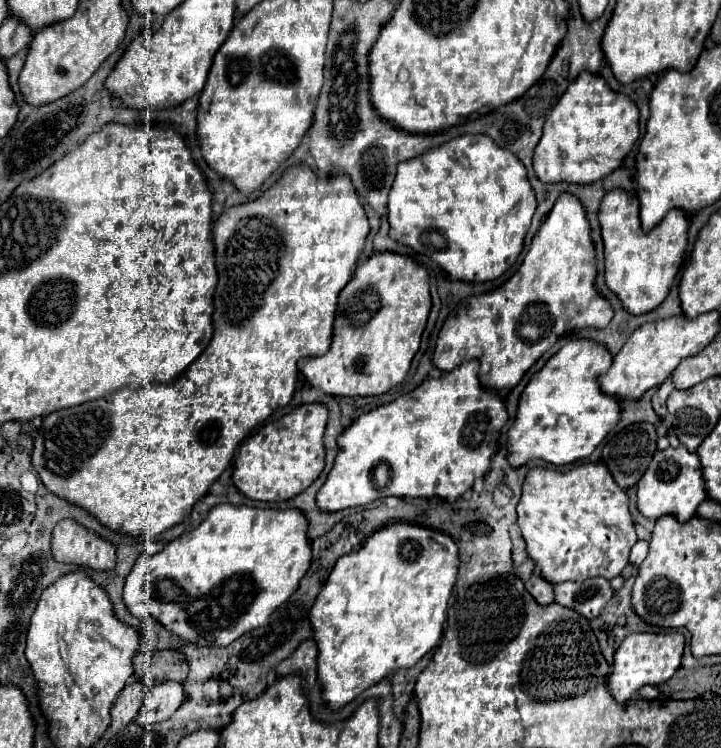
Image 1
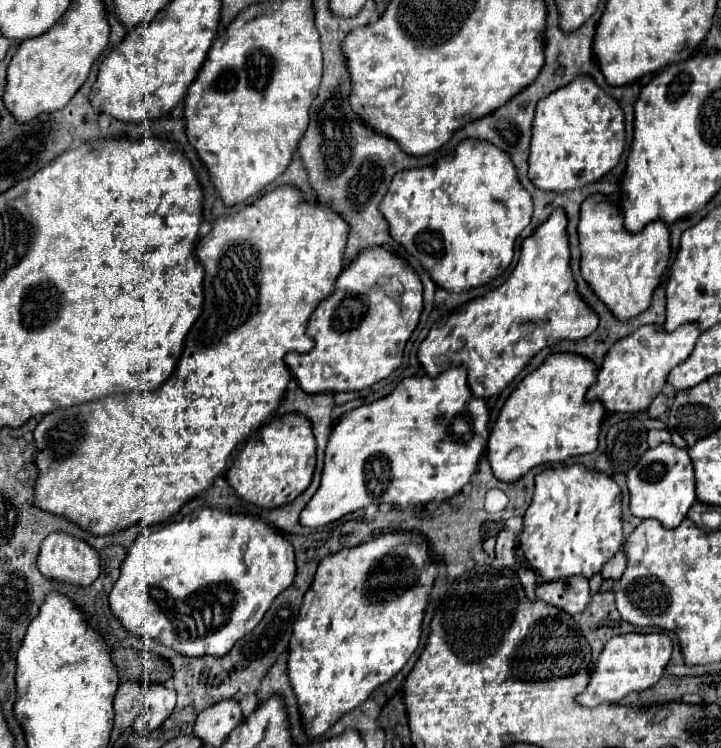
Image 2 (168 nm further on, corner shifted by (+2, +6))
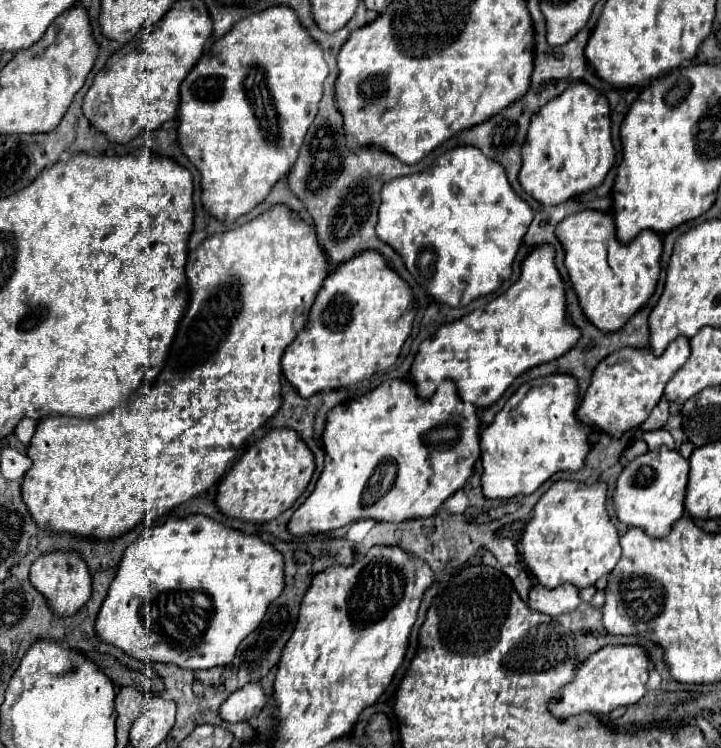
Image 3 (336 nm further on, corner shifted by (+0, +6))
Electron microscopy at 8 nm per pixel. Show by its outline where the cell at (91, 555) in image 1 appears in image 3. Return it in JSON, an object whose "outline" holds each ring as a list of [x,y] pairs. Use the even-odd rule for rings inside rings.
{"outline":[[[56,550],[56,552],[42,554],[40,558],[34,560],[32,570],[30,570],[30,582],[32,582],[32,586],[36,586],[36,590],[40,590],[48,598],[48,602],[56,614],[70,616],[70,614],[78,612],[90,598],[92,576],[90,576],[88,564],[82,560],[82,556],[78,552]]]}

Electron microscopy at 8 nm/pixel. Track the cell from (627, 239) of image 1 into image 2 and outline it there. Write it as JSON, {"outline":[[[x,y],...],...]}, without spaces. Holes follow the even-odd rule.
{"outline":[[[594,194],[588,196],[580,206],[580,222],[578,222],[578,244],[580,244],[580,272],[582,278],[588,282],[592,292],[606,304],[606,308],[618,320],[630,320],[642,314],[652,300],[656,286],[660,284],[660,276],[668,266],[670,258],[670,232],[664,222],[652,222],[638,234],[630,234],[624,228],[622,212],[616,204],[612,204],[606,196]]]}

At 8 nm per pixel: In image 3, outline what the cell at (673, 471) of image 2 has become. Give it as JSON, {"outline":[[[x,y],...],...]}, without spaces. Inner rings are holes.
{"outline":[[[666,446],[646,452],[632,460],[620,474],[616,492],[614,492],[614,508],[620,522],[644,528],[646,534],[654,538],[664,538],[670,534],[672,524],[684,516],[684,498],[688,486],[690,464],[680,456],[678,450],[670,450]]]}

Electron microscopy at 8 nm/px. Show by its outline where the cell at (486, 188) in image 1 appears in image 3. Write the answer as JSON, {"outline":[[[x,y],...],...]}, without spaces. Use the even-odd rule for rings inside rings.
{"outline":[[[458,146],[446,152],[438,160],[438,166],[384,184],[376,234],[402,256],[414,280],[422,284],[434,300],[448,306],[466,306],[474,298],[498,290],[500,284],[510,278],[512,260],[530,222],[532,210],[512,190],[504,166],[484,158],[474,146]]]}

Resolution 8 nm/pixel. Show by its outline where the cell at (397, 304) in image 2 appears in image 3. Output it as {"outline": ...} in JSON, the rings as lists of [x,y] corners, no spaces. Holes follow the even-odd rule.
{"outline":[[[366,250],[364,254],[356,254],[356,258],[340,264],[324,282],[316,302],[310,310],[310,318],[306,328],[298,334],[298,338],[288,346],[282,356],[284,376],[292,382],[302,398],[310,398],[316,392],[354,386],[362,380],[368,380],[374,372],[390,368],[408,340],[412,332],[412,322],[416,318],[418,304],[412,294],[412,286],[404,282],[390,266],[384,262],[384,256],[376,250]]]}

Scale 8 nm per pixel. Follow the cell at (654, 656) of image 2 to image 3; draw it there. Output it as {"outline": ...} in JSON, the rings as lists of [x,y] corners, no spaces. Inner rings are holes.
{"outline":[[[638,644],[604,646],[578,666],[574,682],[556,694],[556,702],[550,704],[550,710],[556,718],[568,718],[582,712],[608,714],[618,706],[636,704],[646,694],[648,664],[650,654],[644,646]]]}

